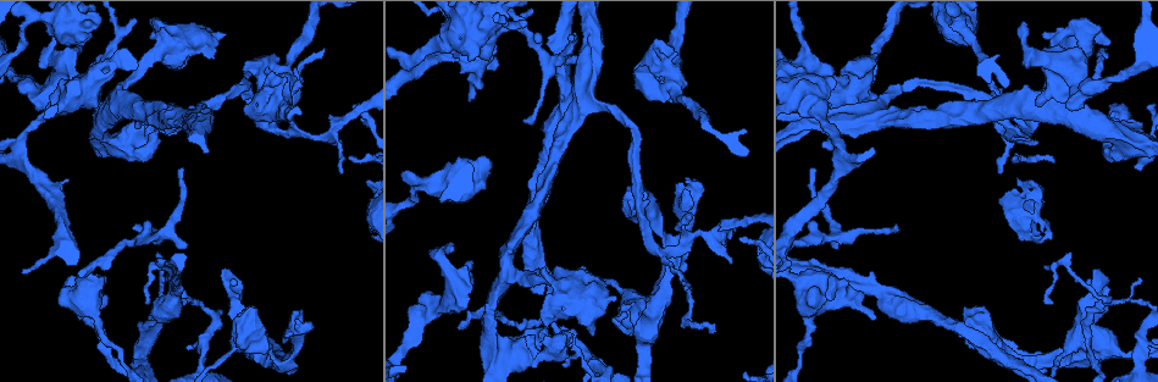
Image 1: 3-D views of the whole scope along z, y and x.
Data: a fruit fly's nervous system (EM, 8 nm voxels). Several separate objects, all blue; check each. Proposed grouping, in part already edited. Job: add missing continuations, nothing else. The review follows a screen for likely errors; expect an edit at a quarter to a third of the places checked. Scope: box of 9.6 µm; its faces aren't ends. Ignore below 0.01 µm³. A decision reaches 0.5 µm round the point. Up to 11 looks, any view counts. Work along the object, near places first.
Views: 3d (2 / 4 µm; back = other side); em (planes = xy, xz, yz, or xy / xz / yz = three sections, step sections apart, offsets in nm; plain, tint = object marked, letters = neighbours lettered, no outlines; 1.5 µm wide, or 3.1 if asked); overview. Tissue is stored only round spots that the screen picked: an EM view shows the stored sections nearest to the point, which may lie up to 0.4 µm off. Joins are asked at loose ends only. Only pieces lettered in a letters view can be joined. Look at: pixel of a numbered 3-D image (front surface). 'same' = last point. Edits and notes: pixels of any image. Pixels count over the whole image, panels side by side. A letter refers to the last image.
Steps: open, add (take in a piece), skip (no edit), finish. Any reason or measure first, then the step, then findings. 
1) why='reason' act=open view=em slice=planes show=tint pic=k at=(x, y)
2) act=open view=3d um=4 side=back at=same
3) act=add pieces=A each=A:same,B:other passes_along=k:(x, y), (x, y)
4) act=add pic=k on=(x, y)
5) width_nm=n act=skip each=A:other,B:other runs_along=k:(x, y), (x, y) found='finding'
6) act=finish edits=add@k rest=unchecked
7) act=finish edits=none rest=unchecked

why='branch stops here' act=open view=3d um=4 pic=1 at=(456, 327)

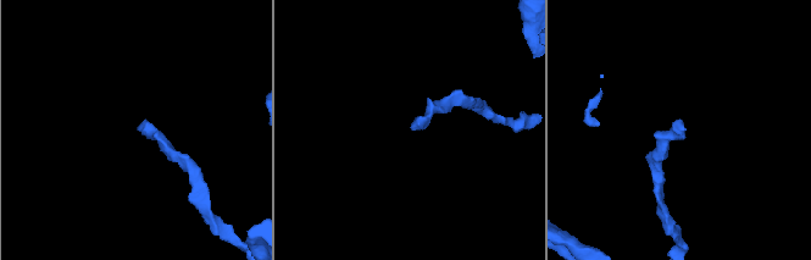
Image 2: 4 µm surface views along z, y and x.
why='need the tissue' act=open view=em slice=yz step=4 show=tint pic=2 at=(137, 130)

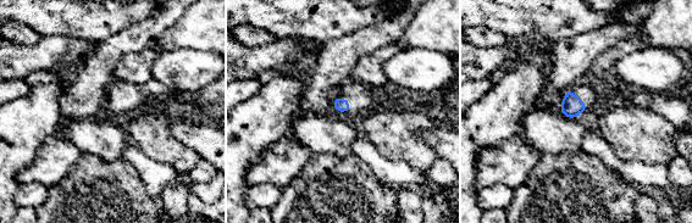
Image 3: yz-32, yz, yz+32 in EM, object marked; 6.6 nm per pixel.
why='see the neighbours' act=open view=em slice=yz step=4 show=letters at=same

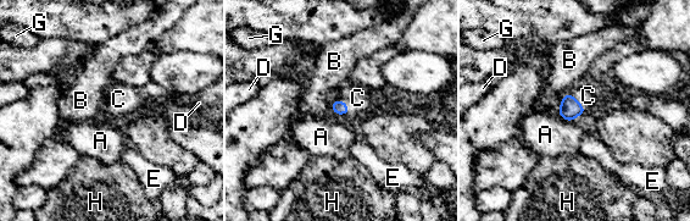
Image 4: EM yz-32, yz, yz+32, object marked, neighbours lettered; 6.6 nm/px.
width_nm=90 act=add pieces=C each=A:other,B:other,C:same,D:other,E:other,G:other,H:other found='it goes on there'

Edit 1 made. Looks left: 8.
act=open view=overview

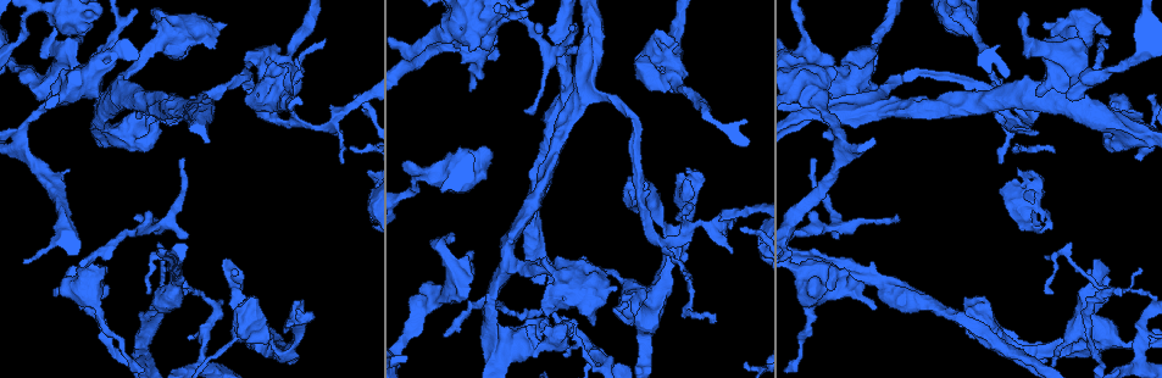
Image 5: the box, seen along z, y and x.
why='branch stops here' act=open view=em slice=xz step=8 show=letters pic=5 at=(471, 250)

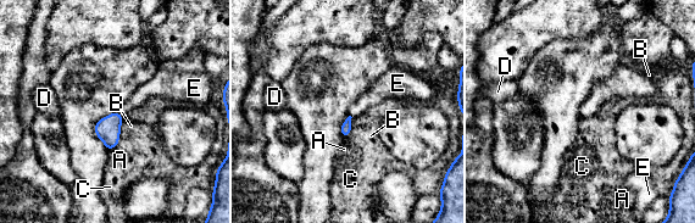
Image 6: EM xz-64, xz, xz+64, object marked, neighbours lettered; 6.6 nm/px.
act=skip each=A:other,B:other,C:other,D:other,E:other border=6:(117, 111), (122, 116) found='none of them fits'

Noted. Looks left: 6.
act=open view=em slice=xz step=4 show=tint pic=5 at=(1023, 11)

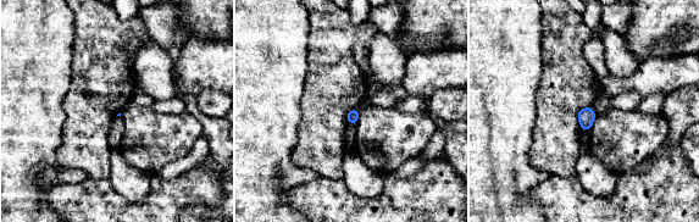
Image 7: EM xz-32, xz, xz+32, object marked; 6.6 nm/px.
why='cut it another way' act=open view=em slice=planes show=letters at=same

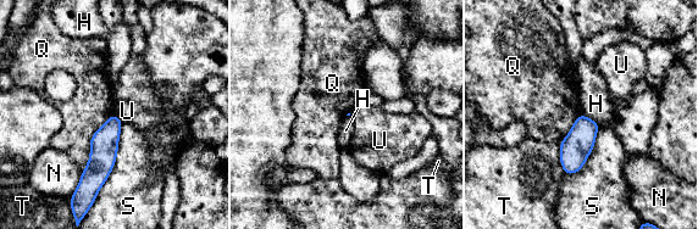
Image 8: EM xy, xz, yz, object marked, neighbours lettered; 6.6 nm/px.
longest_contact=S:550nm act=skip each=H:other,N:other,Q:other,S:other,T:other,U:other border=8:(115, 113), (90, 139), (83, 171) found='no lettered piece goes on from it'

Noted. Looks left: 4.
why='free end' act=open view=em slice=planes show=tint pic=5 at=(175, 121)

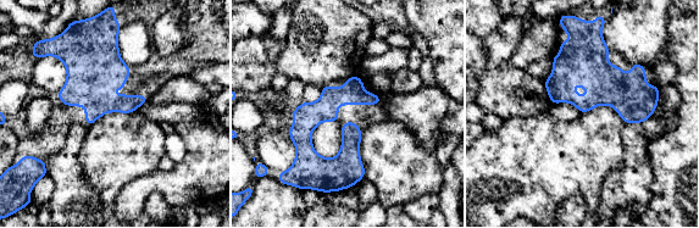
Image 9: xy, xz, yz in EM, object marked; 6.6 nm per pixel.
act=open view=em slice=planes show=letters at=same

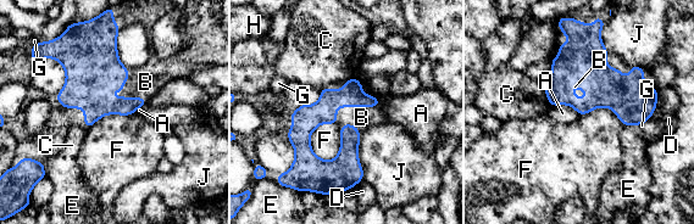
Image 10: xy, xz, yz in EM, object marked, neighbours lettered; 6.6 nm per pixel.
act=add pieces=B each=A:other,B:same,C:other,D:other,E:other,F:other,G:other,H:other,J:other passes_along=10:(99, 70), (125, 98), (145, 82) found='it goes on there'

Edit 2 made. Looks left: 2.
act=finish edits=add@4,add@10 rest=unchecked

